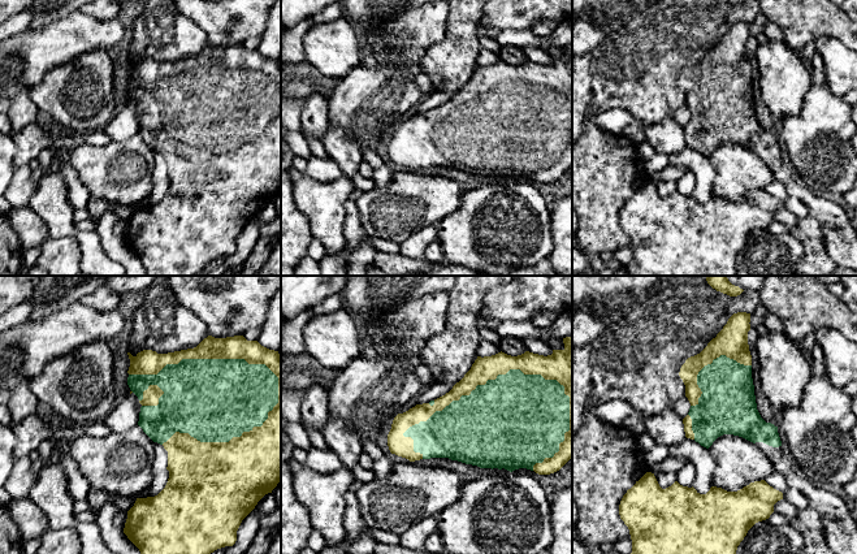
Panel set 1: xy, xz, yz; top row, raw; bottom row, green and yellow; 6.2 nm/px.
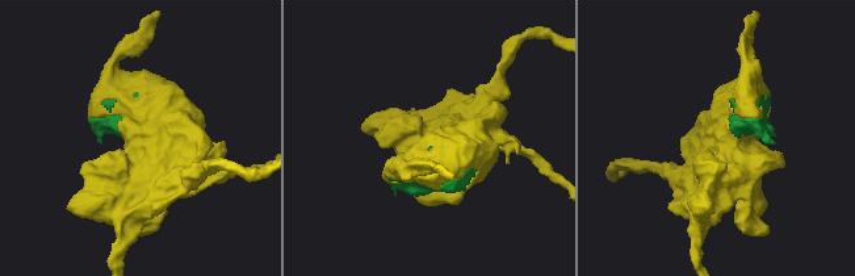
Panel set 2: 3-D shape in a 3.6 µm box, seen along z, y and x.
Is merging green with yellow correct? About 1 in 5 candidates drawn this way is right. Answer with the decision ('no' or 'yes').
yes

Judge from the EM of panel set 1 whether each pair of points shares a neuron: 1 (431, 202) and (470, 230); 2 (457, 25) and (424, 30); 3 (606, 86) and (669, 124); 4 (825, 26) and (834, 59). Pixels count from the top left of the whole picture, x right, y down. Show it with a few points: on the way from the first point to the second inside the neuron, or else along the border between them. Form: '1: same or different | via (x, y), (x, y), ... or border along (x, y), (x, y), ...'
1: different | border along (464, 191), (461, 206), (433, 224)
2: different | border along (448, 13), (444, 37), (425, 51)
3: different | border along (671, 113), (649, 125)
4: different | border along (814, 40), (819, 37), (835, 37), (843, 44)

